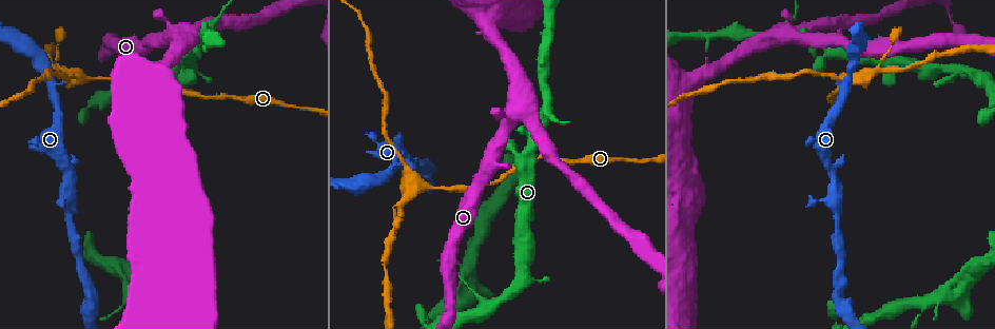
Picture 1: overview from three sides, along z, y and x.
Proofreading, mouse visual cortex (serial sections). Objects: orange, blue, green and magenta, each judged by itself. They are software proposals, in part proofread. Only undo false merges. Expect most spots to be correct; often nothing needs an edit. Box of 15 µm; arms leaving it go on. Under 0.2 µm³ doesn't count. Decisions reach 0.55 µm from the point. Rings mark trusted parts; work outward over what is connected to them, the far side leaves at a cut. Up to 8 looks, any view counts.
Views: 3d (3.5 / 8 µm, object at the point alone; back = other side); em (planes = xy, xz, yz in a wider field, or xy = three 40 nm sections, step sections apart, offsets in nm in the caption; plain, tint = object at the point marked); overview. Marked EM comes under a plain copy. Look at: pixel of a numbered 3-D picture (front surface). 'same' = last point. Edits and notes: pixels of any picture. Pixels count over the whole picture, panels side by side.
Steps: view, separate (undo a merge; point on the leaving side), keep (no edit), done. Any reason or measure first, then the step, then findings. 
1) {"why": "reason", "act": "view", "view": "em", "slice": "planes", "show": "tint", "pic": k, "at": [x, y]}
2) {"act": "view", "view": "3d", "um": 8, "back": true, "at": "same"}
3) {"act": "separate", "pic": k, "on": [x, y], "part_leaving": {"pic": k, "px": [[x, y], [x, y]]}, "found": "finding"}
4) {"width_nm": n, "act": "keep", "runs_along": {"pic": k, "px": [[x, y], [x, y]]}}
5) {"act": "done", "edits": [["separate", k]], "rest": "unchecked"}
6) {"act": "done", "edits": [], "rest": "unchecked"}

{"why": "a fork", "act": "view", "view": "3d", "um": 8, "pic": 1, "at": [419, 187]}

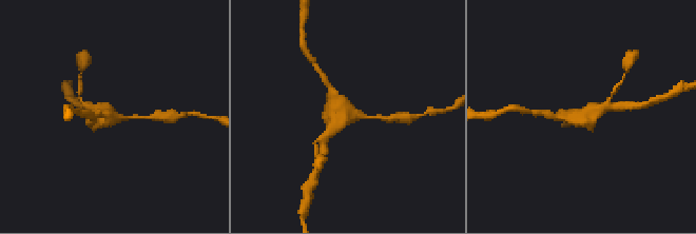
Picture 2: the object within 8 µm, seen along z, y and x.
{"why": "zoom in", "act": "view", "view": "3d", "um": 3.5, "pic": 2, "at": [352, 112]}

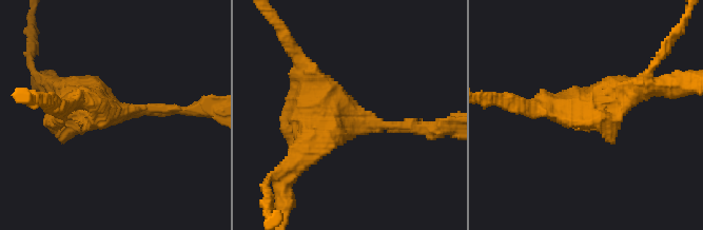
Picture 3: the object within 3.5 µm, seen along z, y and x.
{"act": "view", "view": "em", "slice": "xy", "step": 2, "show": "tint", "pic": 3, "at": [108, 114]}

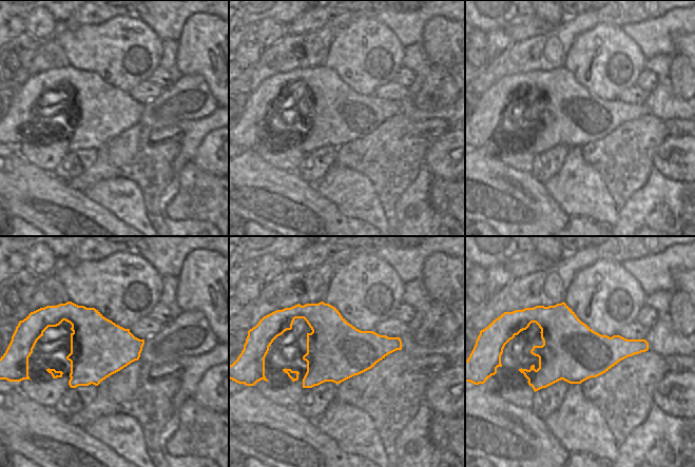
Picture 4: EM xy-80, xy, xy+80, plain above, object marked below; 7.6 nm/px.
{"act": "keep", "found": "one cell here"}

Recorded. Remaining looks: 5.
{"act": "view", "view": "3d", "um": 3.5, "pic": 1, "at": [790, 34]}

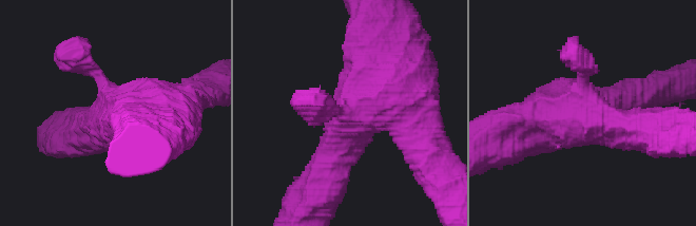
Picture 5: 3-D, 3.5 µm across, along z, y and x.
{"act": "view", "view": "em", "slice": "xy", "step": 3, "show": "tint", "pic": 5, "at": [584, 121]}

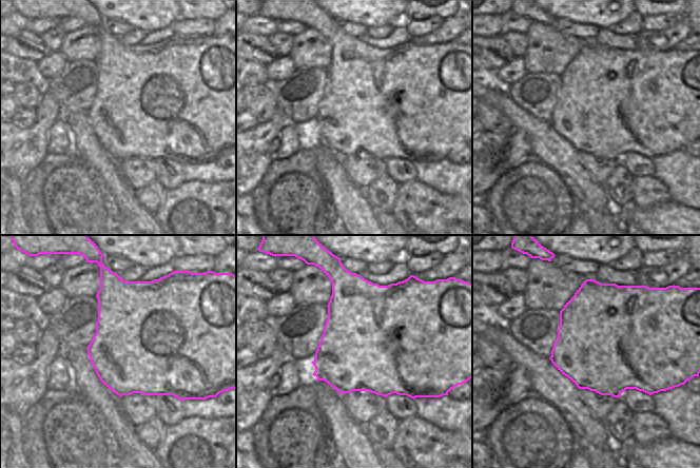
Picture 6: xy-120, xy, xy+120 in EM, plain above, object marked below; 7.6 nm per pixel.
{"act": "keep", "runs_along": {"pic": 5, "px": [[340, 148], [382, 92], [382, 30]]}, "found": "one cell here"}

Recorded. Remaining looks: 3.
{"why": "sharp bend", "act": "view", "view": "3d", "um": 3.5, "back": true, "pic": 1, "at": [492, 10]}

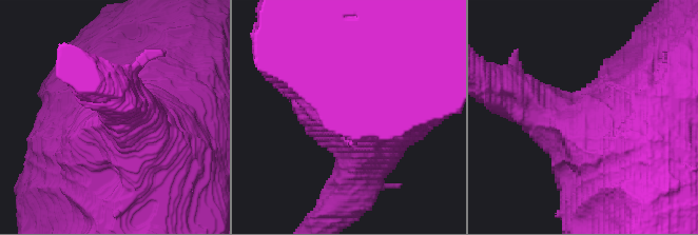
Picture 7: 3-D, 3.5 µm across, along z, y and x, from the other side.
{"act": "view", "view": "em", "slice": "planes", "show": "tint", "pic": 7, "at": [580, 128]}

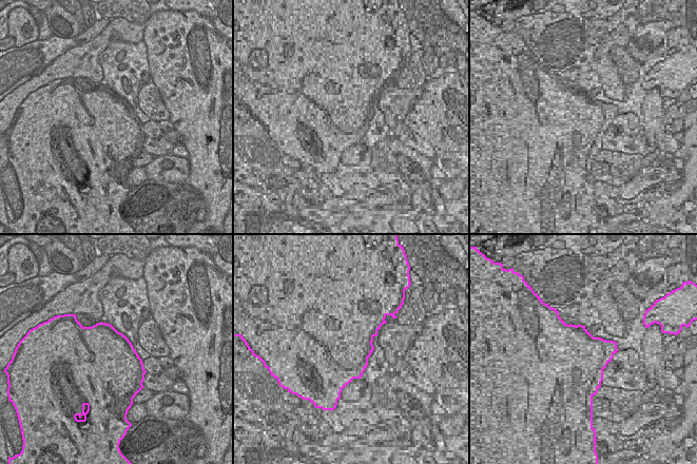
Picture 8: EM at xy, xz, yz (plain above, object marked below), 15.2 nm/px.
{"width_nm": 1050, "act": "keep", "runs_along": {"pic": 7, "px": [[363, 171], [305, 131]]}, "found": "continuous, no second cell"}

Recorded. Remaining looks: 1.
{"act": "done", "edits": [], "rest": "unchecked"}

